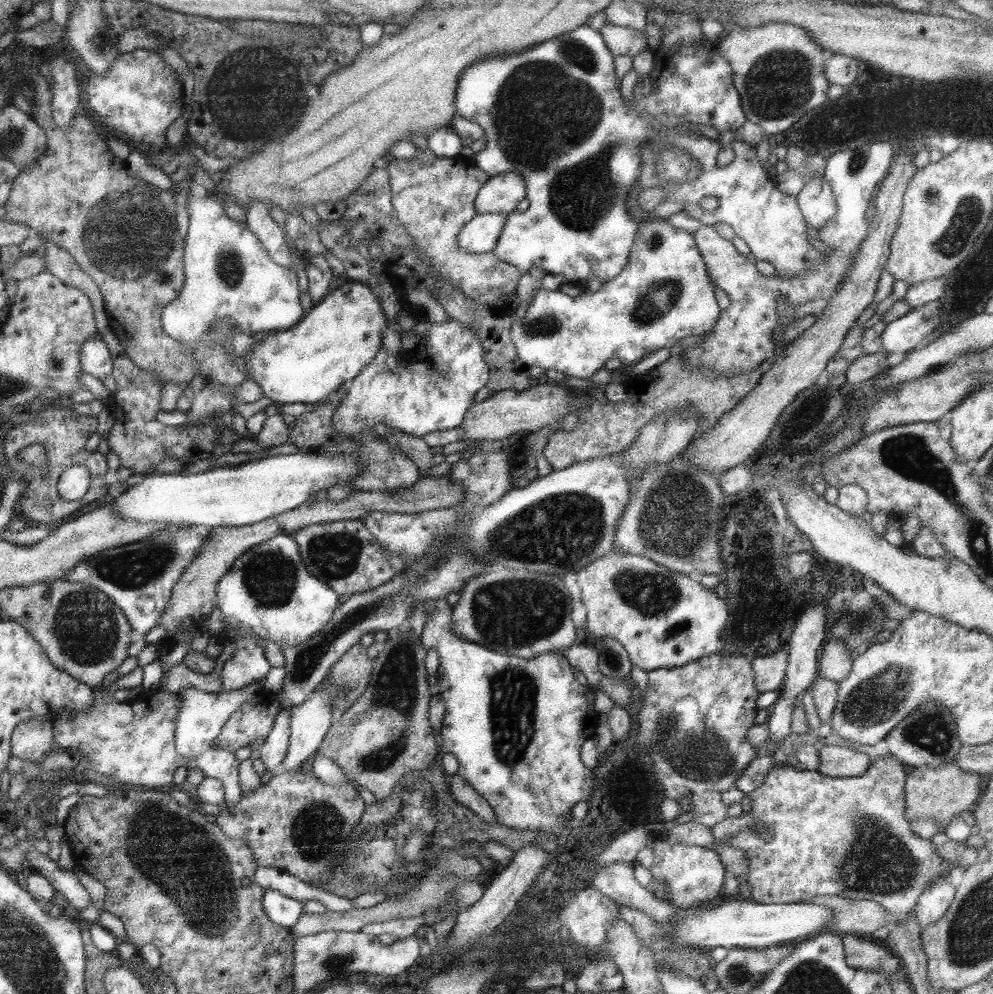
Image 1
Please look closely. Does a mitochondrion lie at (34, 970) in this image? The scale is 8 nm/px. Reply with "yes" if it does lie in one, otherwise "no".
yes

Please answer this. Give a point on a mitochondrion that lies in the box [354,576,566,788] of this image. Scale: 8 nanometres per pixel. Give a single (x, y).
(512, 691)

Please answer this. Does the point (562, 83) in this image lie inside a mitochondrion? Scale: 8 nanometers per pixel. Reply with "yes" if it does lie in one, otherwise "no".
yes

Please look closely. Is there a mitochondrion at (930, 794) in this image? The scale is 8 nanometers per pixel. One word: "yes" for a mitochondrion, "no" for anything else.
no

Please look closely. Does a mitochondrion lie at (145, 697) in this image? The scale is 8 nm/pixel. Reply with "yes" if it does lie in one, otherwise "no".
no

